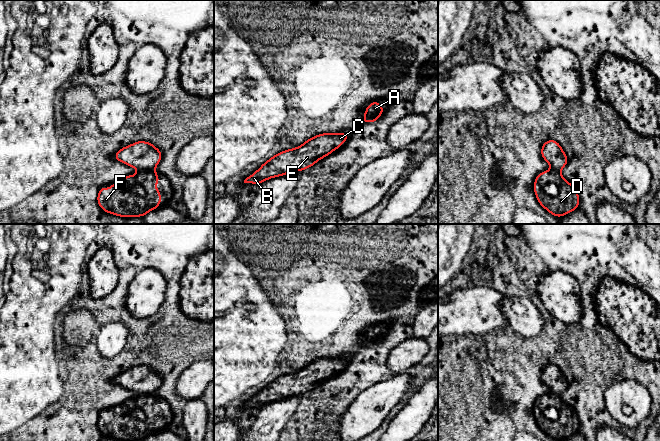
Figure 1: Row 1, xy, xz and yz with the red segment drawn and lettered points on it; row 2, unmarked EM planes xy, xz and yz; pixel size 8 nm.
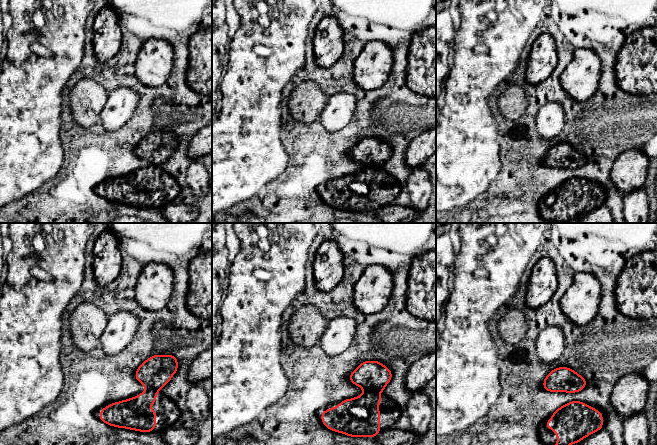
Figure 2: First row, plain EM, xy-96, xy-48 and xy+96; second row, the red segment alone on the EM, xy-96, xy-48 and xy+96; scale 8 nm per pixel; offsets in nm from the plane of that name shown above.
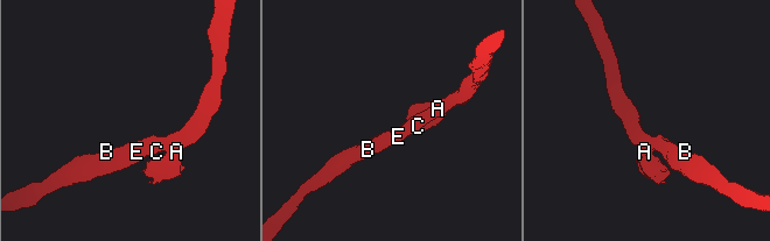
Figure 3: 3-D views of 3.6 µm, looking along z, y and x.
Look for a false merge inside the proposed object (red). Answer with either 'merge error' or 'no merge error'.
merge error

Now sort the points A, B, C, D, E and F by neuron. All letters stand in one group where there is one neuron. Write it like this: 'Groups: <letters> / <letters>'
Groups: A D F / B C E

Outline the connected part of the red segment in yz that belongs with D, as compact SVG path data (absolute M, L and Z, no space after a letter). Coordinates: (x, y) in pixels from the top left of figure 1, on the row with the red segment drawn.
M544 171L537 175L533 185L539 204L557 218L579 208L578 191L560 172Z

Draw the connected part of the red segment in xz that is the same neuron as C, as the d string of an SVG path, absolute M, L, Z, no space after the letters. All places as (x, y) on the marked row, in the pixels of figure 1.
M322 133L311 137L299 147L282 151L271 157L247 177L244 183L259 185L274 177L303 171L337 150L348 137L348 133Z

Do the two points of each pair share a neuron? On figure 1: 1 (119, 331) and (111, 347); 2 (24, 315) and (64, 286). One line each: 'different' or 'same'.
1: same
2: same

